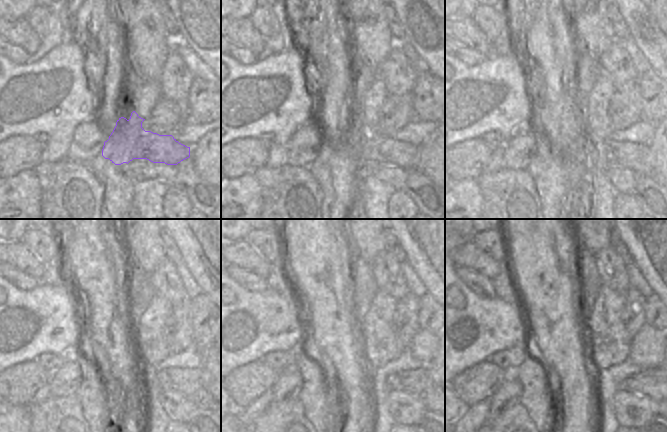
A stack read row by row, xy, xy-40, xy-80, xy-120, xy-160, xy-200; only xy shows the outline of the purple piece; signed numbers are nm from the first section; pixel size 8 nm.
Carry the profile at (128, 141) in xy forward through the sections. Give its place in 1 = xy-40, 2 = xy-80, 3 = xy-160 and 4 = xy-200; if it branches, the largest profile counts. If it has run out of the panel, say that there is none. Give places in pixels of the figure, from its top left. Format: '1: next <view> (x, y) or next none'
1: next xy-40 (355, 143)
2: next xy-80 (618, 155)
3: next xy-160 (419, 382)
4: next xy-200 (648, 383)

